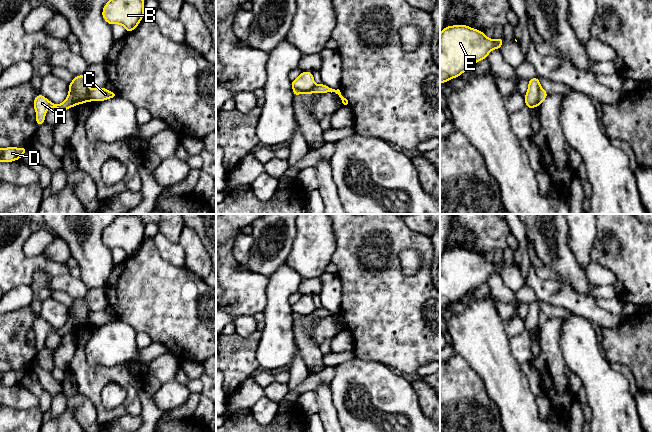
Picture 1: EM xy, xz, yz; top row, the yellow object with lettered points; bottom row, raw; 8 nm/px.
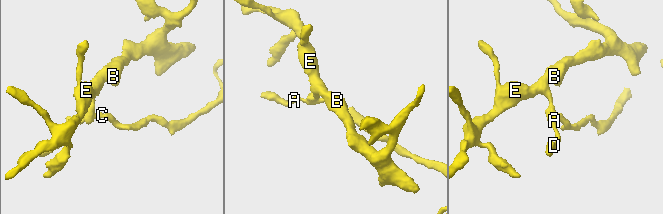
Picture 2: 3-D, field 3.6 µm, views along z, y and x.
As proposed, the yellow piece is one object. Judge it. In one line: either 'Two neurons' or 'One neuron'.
Two neurons

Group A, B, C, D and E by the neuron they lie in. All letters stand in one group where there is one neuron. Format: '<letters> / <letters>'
A C D / B E

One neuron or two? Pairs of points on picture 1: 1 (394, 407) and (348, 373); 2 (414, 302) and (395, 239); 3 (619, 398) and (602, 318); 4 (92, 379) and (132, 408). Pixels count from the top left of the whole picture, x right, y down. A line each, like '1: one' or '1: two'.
1: one
2: one
3: two
4: one

